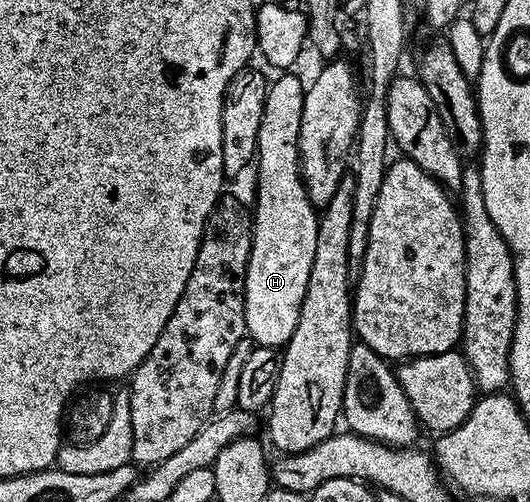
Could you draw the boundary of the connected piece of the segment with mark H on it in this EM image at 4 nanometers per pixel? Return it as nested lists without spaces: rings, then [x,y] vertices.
[[[282,73],[279,79],[269,84],[266,88],[266,100],[264,101],[264,117],[260,117],[260,137],[258,138],[258,153],[256,156],[256,171],[258,167],[258,200],[252,203],[252,222],[254,236],[252,237],[252,253],[246,270],[246,335],[253,339],[260,347],[285,348],[286,342],[292,337],[296,329],[296,321],[300,317],[300,305],[304,301],[304,293],[308,289],[308,273],[312,273],[312,257],[316,257],[316,233],[318,232],[319,212],[314,202],[308,197],[306,187],[302,184],[302,171],[298,168],[298,138],[300,137],[300,117],[304,113],[304,97],[306,88],[293,73]]]

